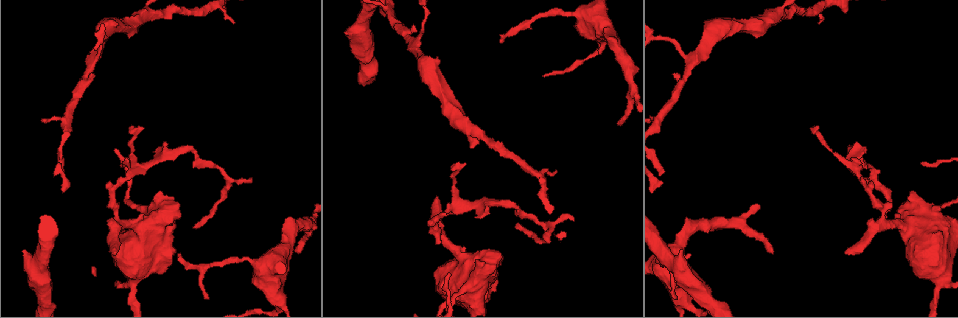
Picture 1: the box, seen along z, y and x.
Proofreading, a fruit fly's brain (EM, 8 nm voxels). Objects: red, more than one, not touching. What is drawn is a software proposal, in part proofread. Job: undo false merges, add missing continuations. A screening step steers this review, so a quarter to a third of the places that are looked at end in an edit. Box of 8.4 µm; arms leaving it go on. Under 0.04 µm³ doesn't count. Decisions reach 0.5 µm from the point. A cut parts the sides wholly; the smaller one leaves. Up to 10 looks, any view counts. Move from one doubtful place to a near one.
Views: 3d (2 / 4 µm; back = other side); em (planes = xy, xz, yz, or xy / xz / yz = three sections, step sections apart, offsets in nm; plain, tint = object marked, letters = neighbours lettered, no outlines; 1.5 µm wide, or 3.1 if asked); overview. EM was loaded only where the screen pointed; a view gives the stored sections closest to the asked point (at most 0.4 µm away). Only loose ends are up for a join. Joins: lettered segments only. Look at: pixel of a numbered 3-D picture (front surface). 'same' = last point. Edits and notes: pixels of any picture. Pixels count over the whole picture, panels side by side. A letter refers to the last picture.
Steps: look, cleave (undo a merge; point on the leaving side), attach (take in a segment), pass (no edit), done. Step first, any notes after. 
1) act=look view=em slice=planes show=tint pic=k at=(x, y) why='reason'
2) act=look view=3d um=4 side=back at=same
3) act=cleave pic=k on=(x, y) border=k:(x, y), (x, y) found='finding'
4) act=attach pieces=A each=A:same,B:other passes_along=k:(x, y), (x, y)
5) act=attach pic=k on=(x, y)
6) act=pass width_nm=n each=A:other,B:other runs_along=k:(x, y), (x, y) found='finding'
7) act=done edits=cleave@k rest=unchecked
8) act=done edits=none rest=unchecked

act=look view=em slice=planes show=letters pic=1 at=(298, 253) why='branch stops here'

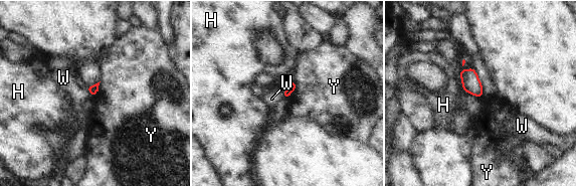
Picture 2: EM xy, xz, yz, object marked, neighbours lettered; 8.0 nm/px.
act=attach pic=2 on=(63, 77) each=H:other,W:same,Y:other found='the neuron continues'

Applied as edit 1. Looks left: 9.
act=look view=overview why='redraw'

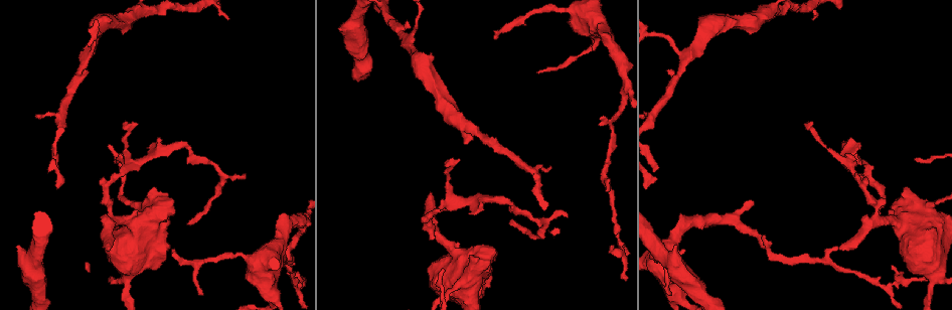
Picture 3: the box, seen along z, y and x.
act=look view=em slice=planes show=letters pic=3 at=(565, 216) why='branch stops here'

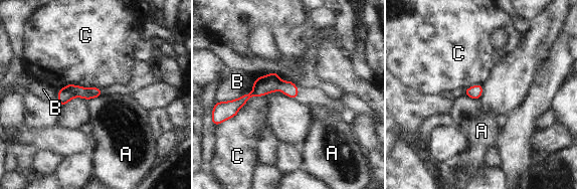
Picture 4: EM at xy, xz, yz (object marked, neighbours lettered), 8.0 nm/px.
act=pass each=A:other,B:other,C:other border=4:(276, 90), (251, 97), (223, 121) found='no lettered segment goes on from it'

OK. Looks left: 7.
act=look view=3d um=2 pic=3 at=(606, 191) why='tapers out'

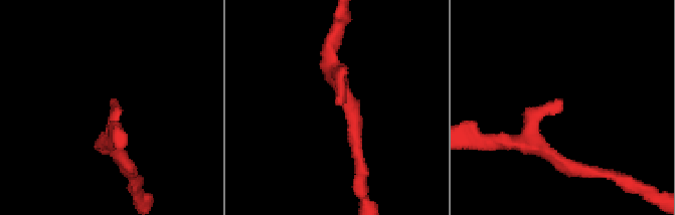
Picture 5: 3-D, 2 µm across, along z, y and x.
act=look view=em slice=xz step=8 show=letters pic=5 at=(335, 104)

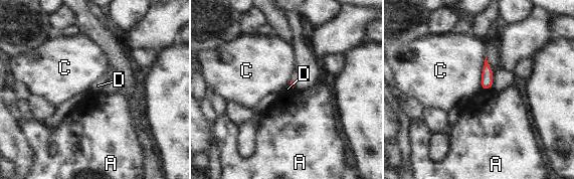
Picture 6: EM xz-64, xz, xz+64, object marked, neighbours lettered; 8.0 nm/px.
act=look view=em slice=planes show=letters at=same why='cut it another way'

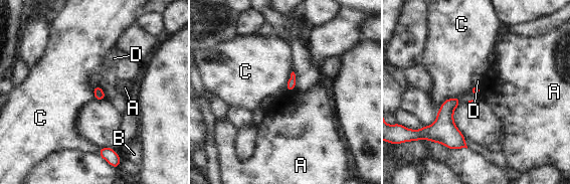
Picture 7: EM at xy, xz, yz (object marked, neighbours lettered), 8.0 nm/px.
act=pass each=A:other,B:other,C:other,D:other border=7:(459, 99), (446, 99), (437, 112) found='no lettered segment goes on from it'

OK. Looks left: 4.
act=look view=em um=3.1 slice=planes show=plain pic=3 at=(840, 247) why='an open end'

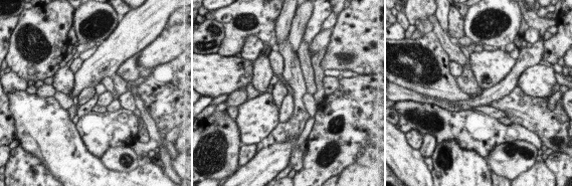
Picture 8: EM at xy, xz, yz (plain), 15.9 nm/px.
act=look view=em um=3.1 slice=planes show=letters at=same

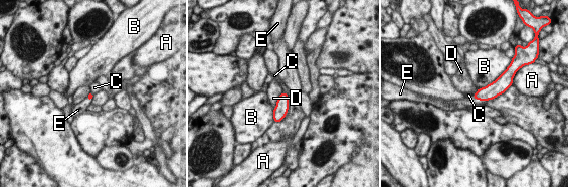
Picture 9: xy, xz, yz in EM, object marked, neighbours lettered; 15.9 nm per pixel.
act=attach pic=9 on=(470, 101) each=A:other,B:other,C:other,D:other,E:same passes_along=9:(492, 90), (479, 99), (470, 101) found='it goes on there'

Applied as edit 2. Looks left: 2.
act=done edits=attach@2,attach@9 rest=unchecked

